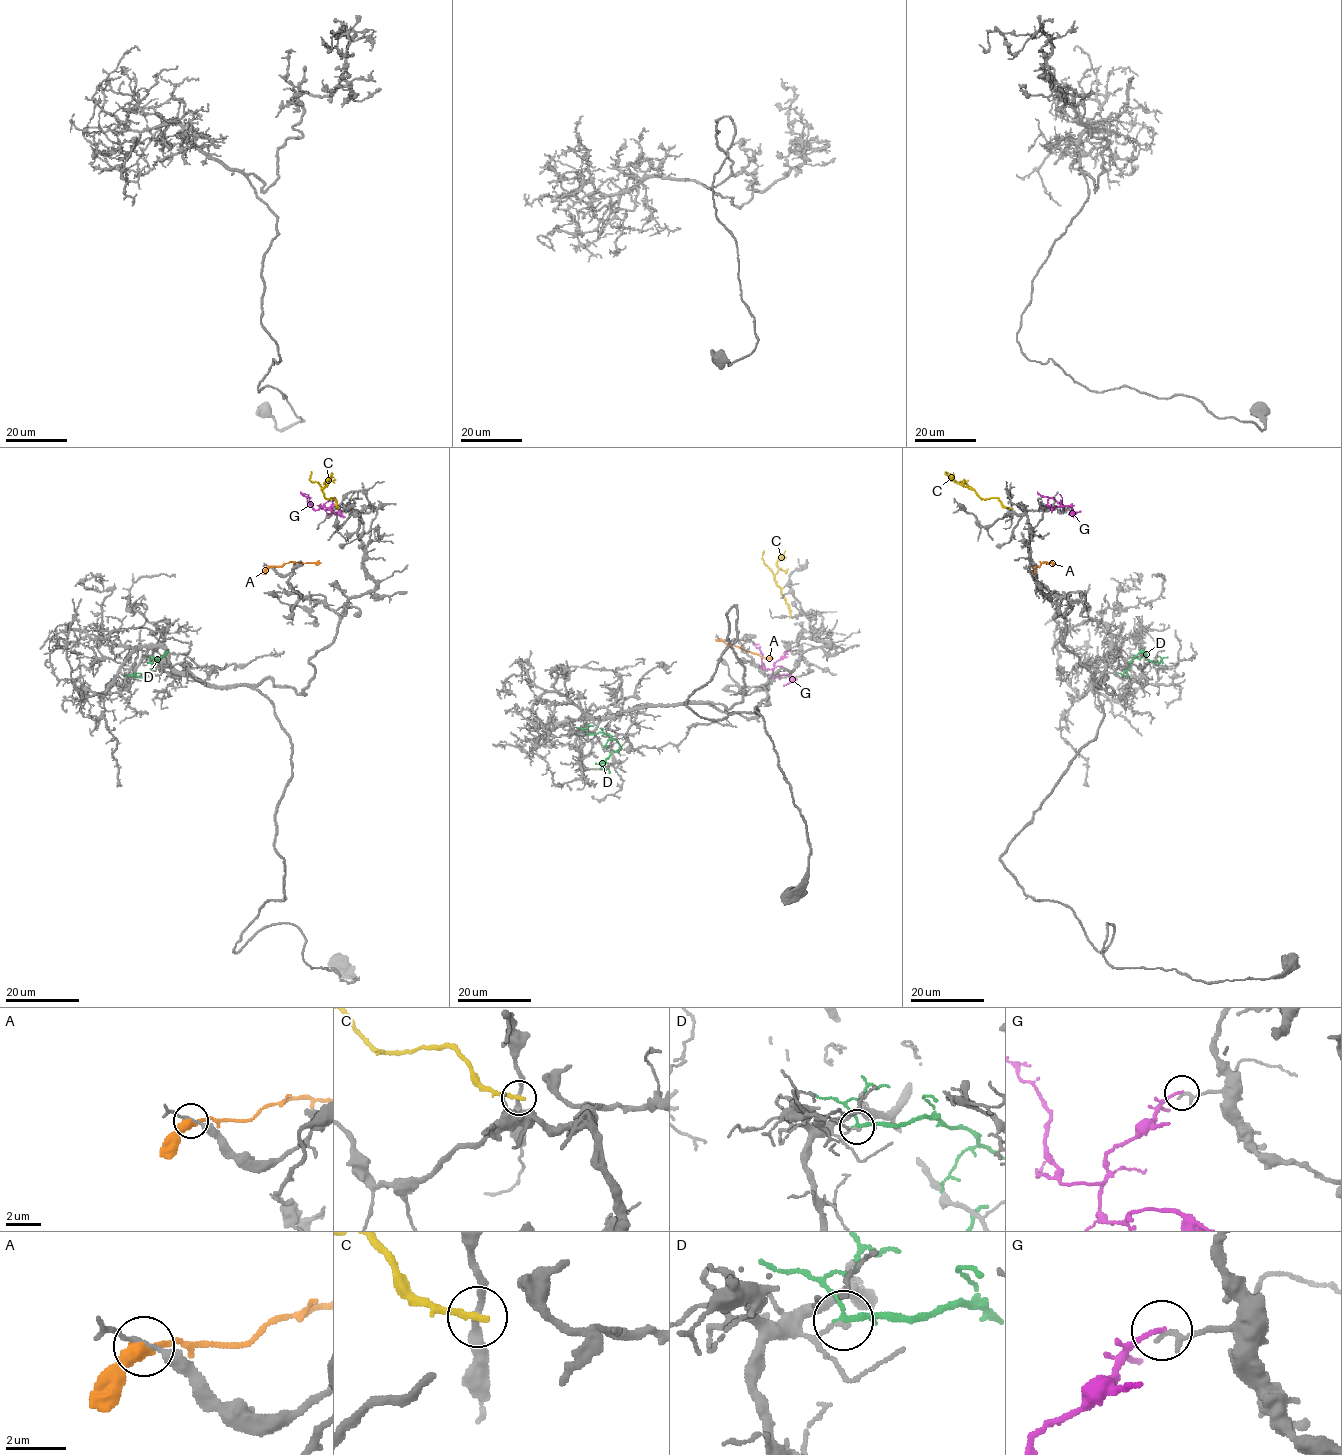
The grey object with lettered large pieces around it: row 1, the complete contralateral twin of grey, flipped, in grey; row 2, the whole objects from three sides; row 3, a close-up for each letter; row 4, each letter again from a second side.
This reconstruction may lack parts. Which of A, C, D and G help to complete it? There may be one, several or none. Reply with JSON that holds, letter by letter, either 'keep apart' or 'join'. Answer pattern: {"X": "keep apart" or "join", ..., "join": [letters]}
{"A": "keep apart", "C": "keep apart", "D": "keep apart", "G": "keep apart", "join": []}

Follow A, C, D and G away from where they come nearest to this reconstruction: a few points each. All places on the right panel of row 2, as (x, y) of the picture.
A: (1034, 567), (1053, 562)
C: (1011, 508), (997, 498), (982, 499), (962, 481), (951, 480), (945, 471)
D: (1129, 677), (1129, 663), (1141, 652), (1155, 662), (1161, 660), (1157, 656)
G: (1045, 505), (1062, 506), (1064, 510), (1055, 500), (1037, 491)

